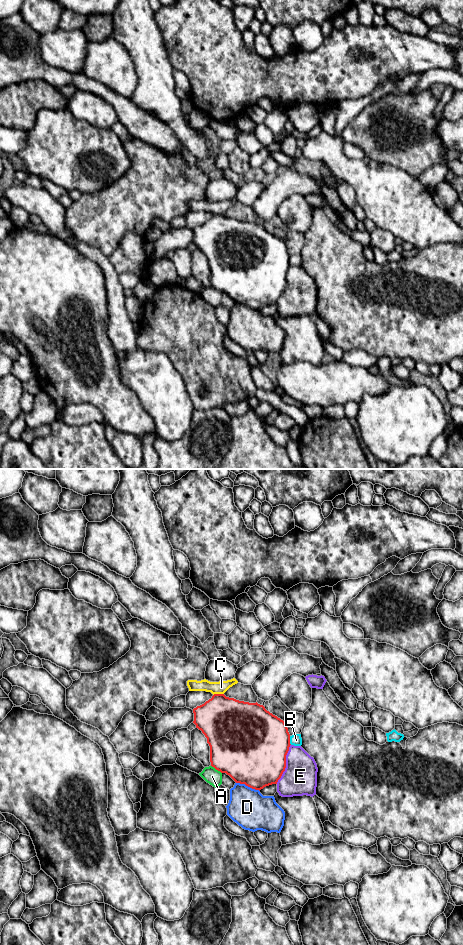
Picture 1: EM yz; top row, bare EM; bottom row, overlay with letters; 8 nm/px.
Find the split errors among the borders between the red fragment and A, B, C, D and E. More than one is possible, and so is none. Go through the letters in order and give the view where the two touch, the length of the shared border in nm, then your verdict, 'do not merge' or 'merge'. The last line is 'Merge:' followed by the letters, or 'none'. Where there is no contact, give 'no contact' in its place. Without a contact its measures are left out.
A: contact in yz; length 110 nm; do not merge
B: contact in yz; length 70 nm; do not merge
C: contact in yz; length 90 nm; do not merge
D: contact in yz; length 200 nm; do not merge
E: contact in yz; length 340 nm; do not merge
Merge: none

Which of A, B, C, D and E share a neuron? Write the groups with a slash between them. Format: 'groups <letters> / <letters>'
groups A / B / C / D / E

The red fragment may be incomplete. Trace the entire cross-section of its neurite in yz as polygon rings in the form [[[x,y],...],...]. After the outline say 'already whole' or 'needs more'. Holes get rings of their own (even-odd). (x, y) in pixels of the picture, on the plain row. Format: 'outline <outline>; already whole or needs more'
outline [[[214,214],[204,224],[193,229],[196,248],[202,251],[210,266],[211,286],[221,293],[229,295],[236,303],[261,310],[266,306],[277,304],[286,288],[286,275],[290,267],[290,254],[283,240],[265,229],[263,225],[239,221]]]; already whole

